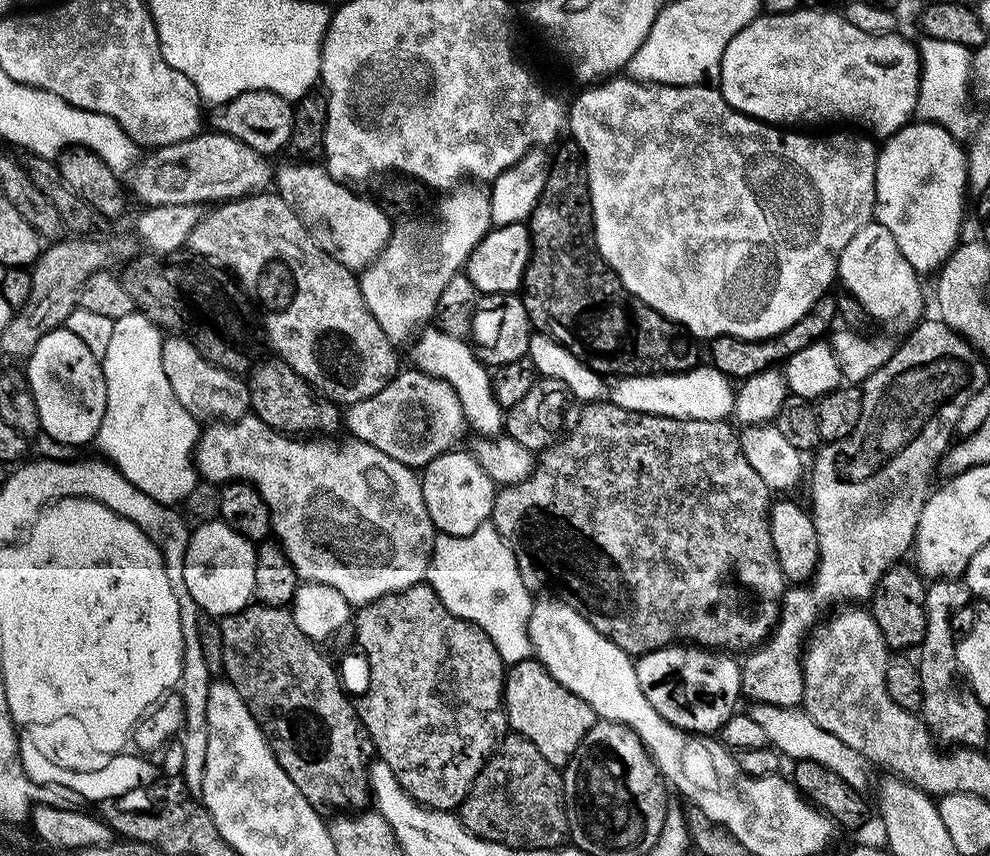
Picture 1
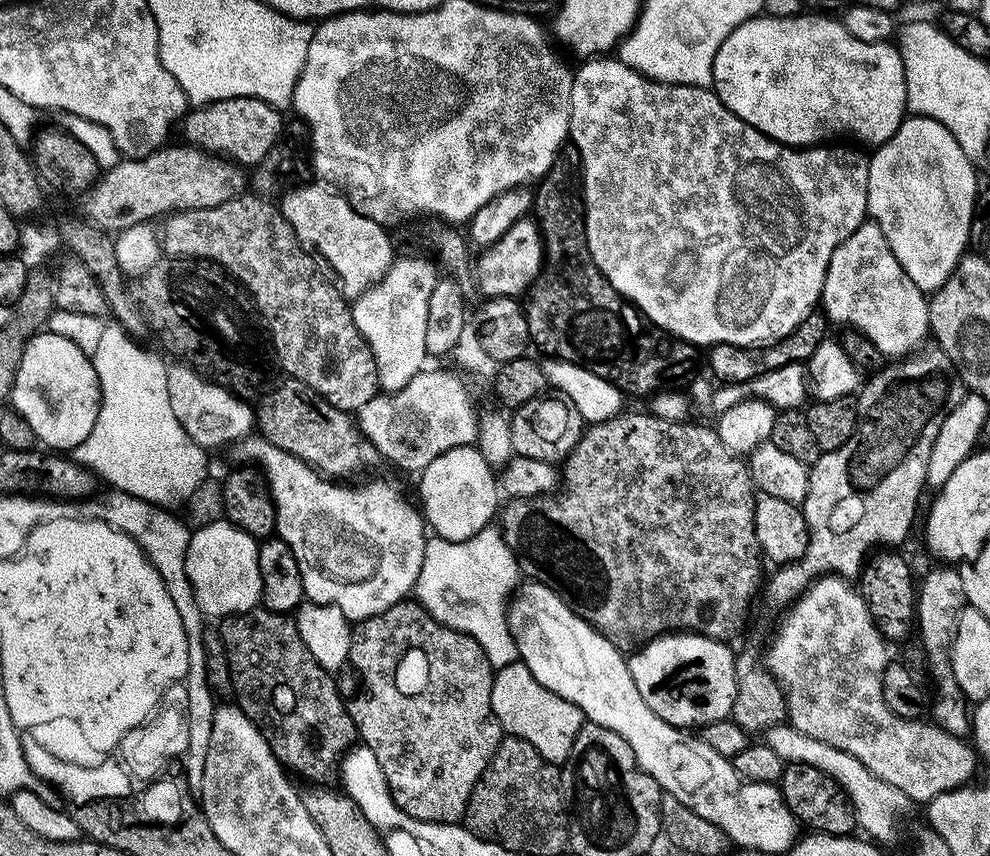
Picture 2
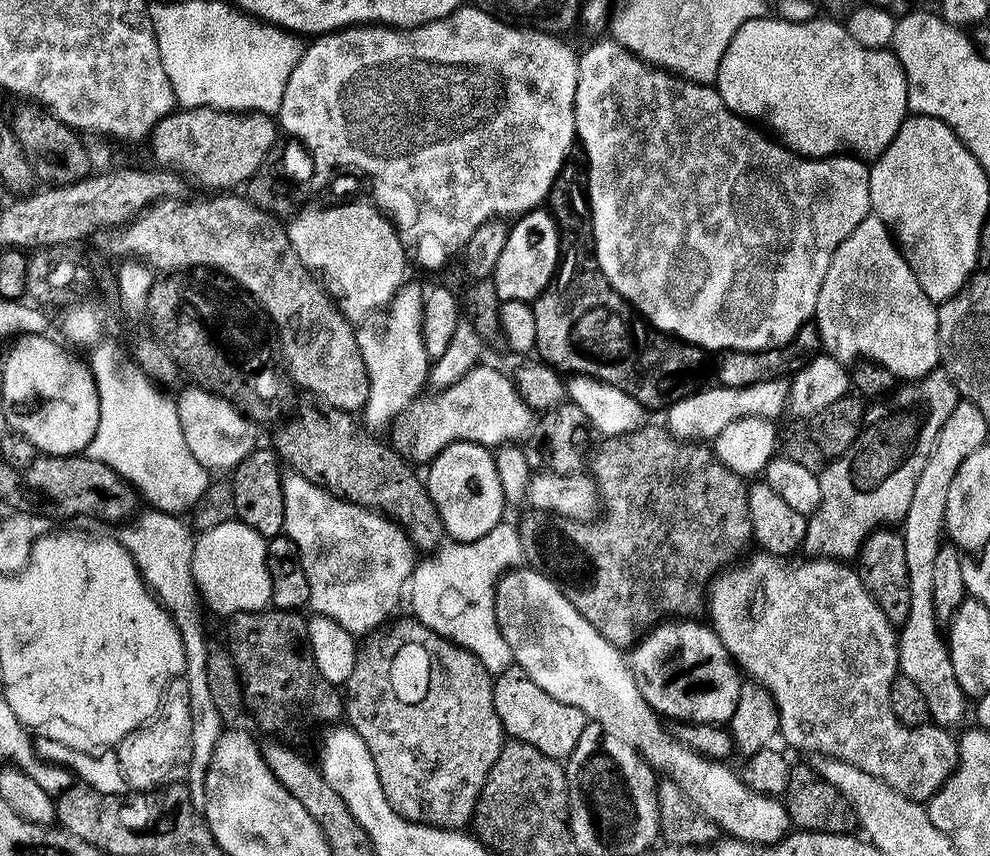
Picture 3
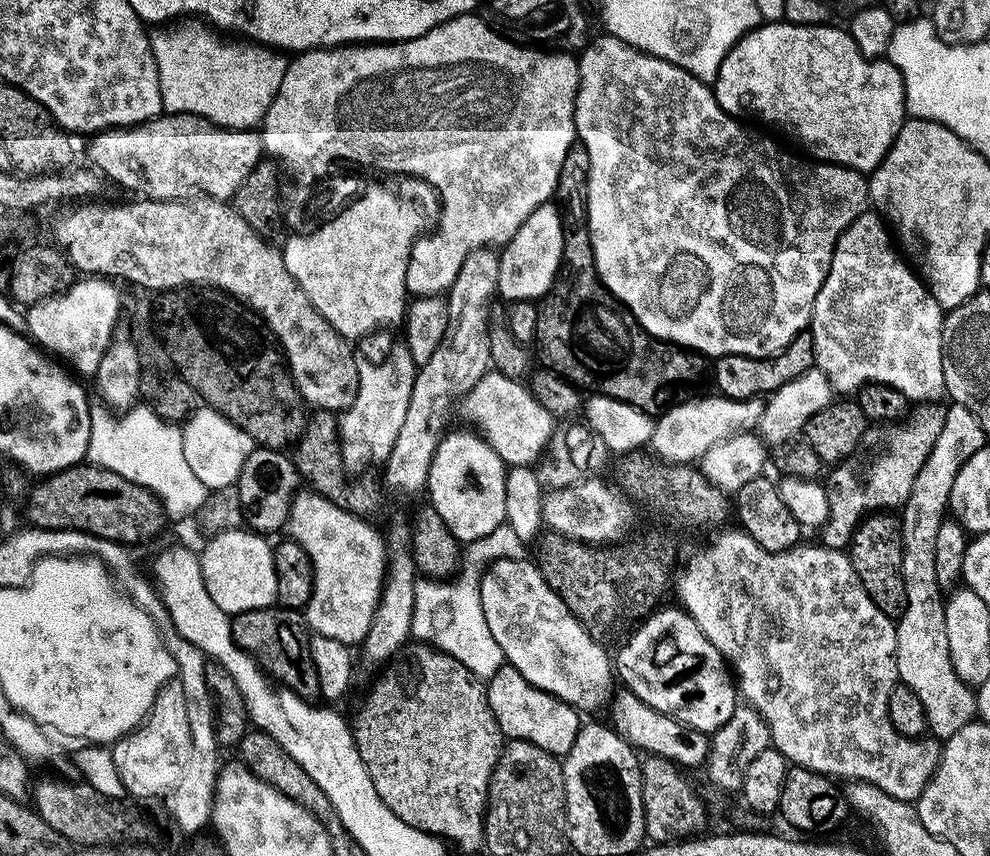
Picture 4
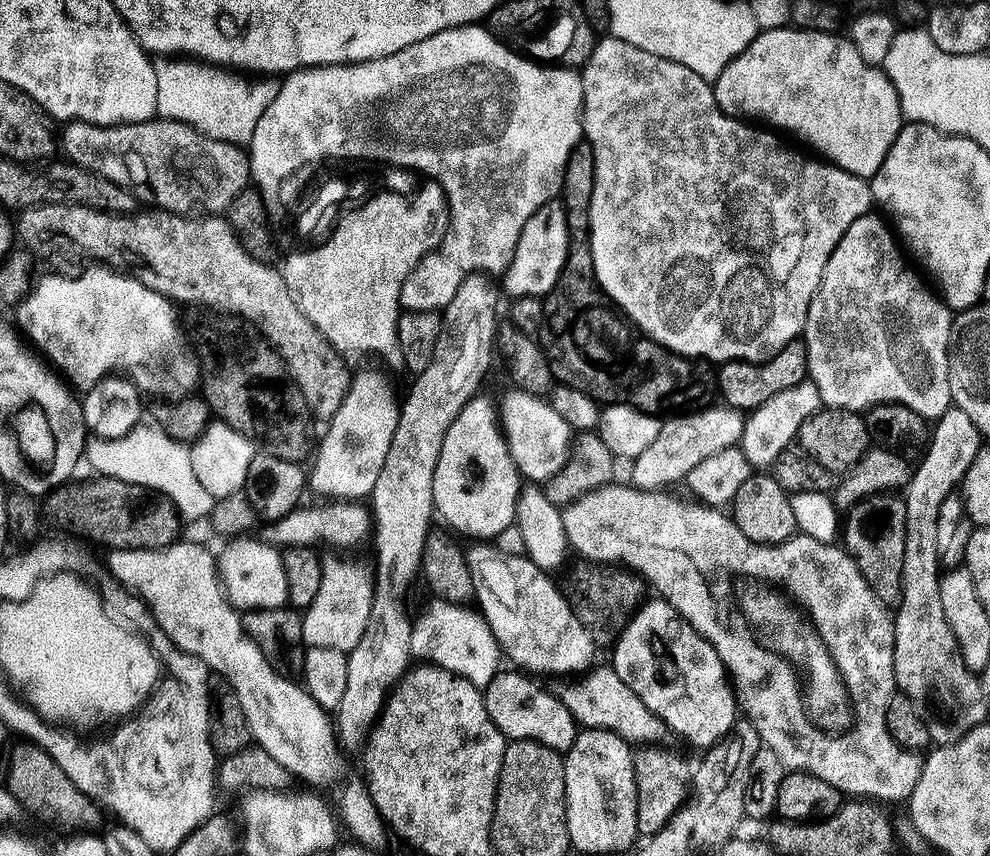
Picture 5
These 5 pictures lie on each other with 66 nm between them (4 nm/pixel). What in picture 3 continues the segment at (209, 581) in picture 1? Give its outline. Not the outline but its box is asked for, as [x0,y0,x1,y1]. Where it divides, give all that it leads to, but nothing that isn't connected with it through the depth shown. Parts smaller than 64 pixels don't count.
[190,518,272,618]

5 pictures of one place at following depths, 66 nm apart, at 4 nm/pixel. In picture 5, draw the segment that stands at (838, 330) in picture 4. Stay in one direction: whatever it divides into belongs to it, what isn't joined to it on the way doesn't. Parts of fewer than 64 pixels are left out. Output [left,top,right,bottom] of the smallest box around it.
[802,214,954,422]

